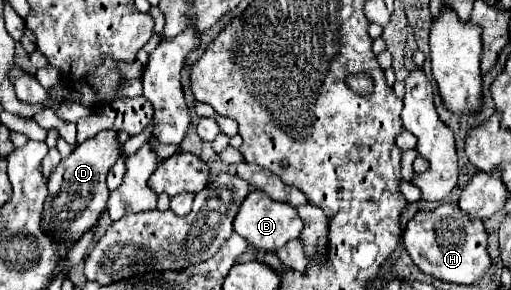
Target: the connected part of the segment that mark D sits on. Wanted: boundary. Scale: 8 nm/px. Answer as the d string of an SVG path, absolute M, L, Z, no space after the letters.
M101 131L95 137L77 145L77 149L67 159L63 159L47 179L49 195L45 201L41 227L57 235L59 239L69 241L77 241L89 227L93 227L107 207L109 189L105 177L119 159L119 155L119 131Z

